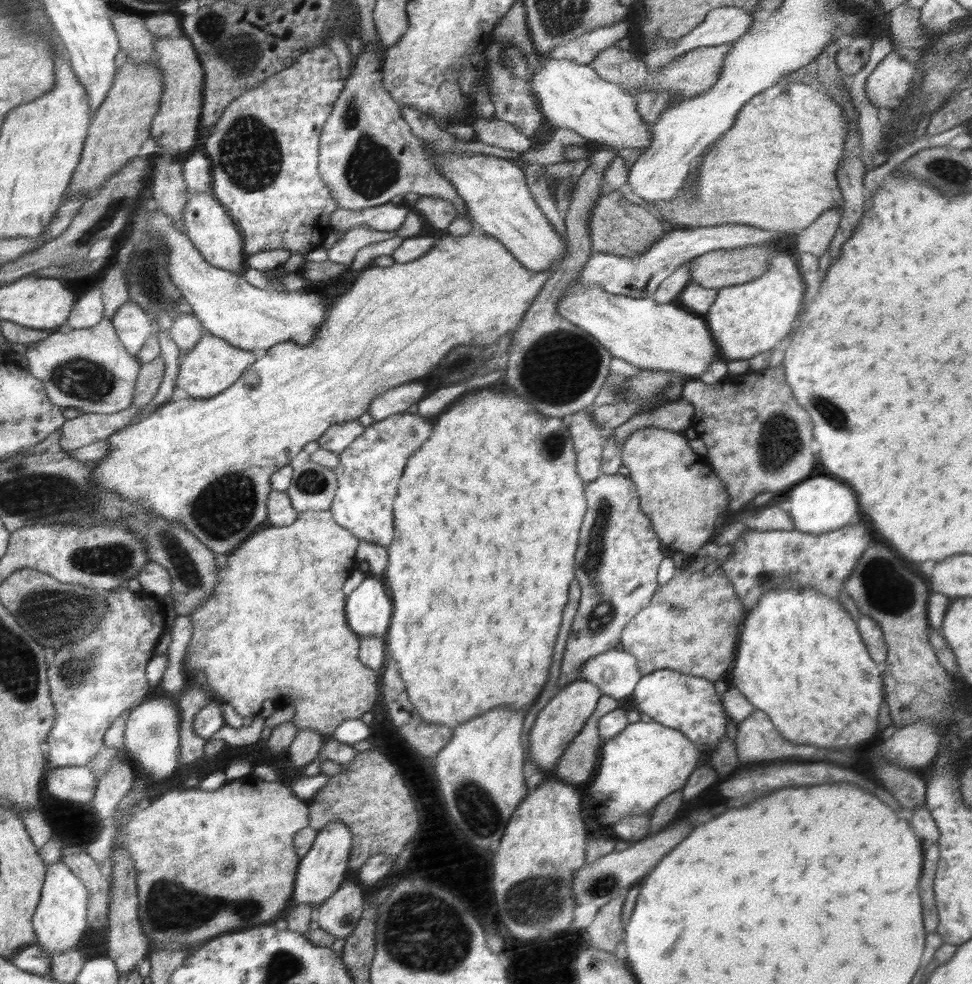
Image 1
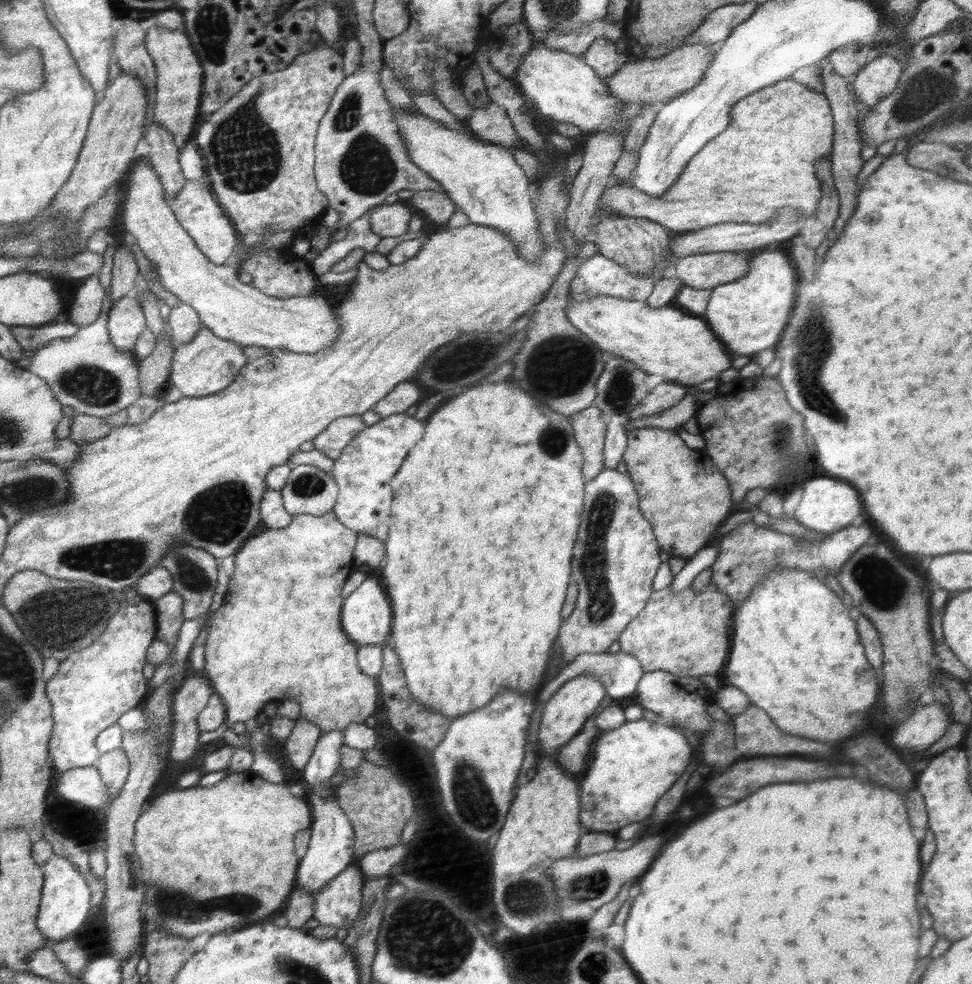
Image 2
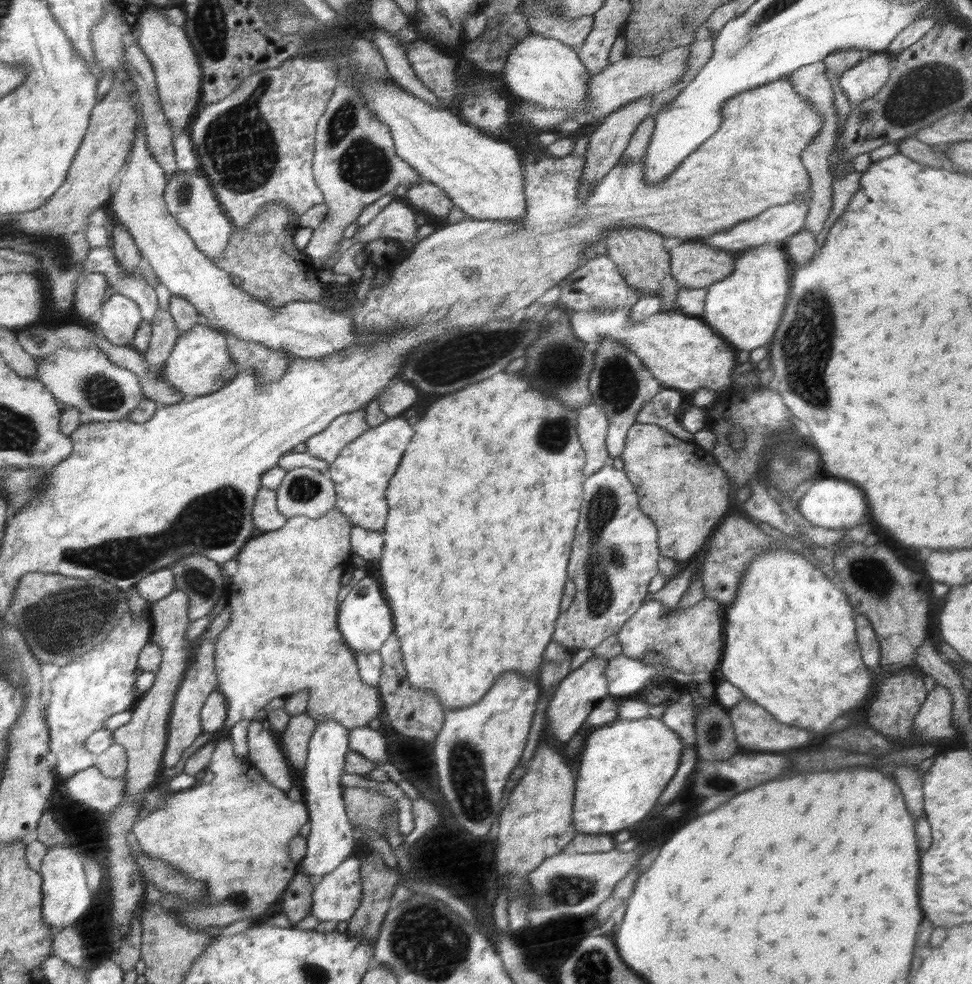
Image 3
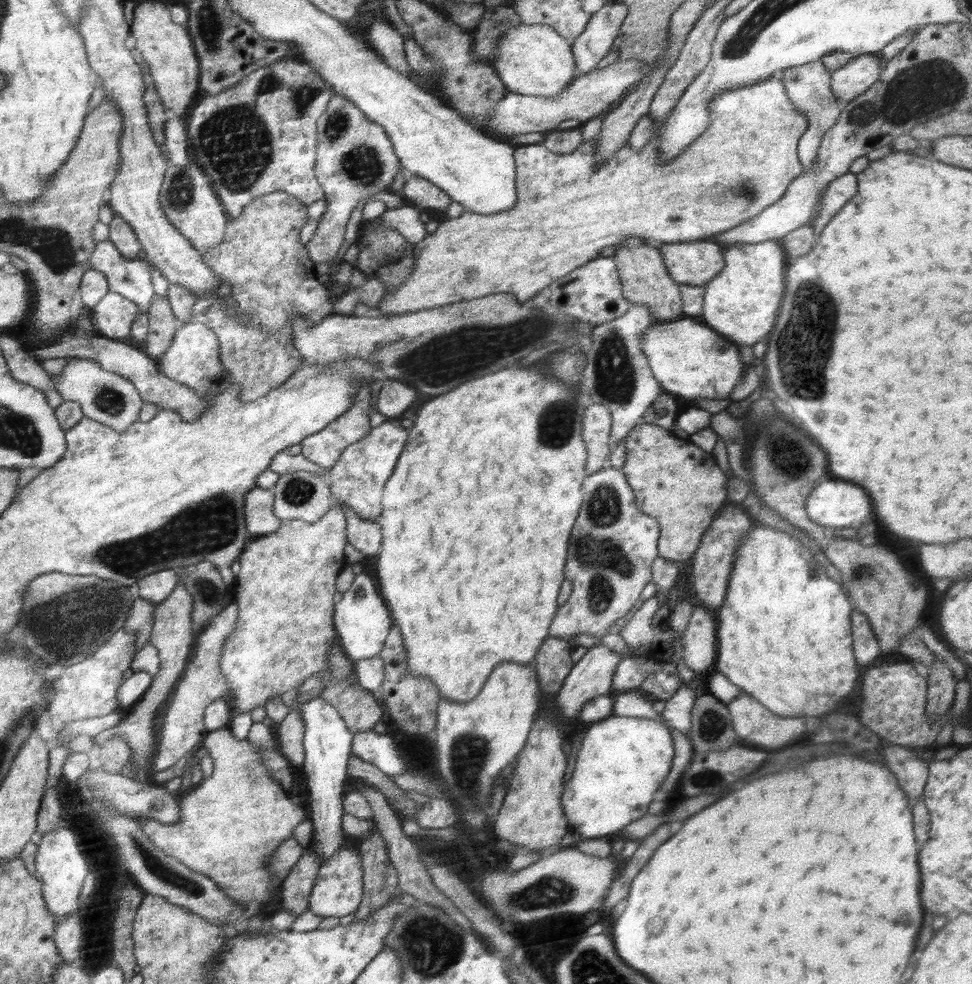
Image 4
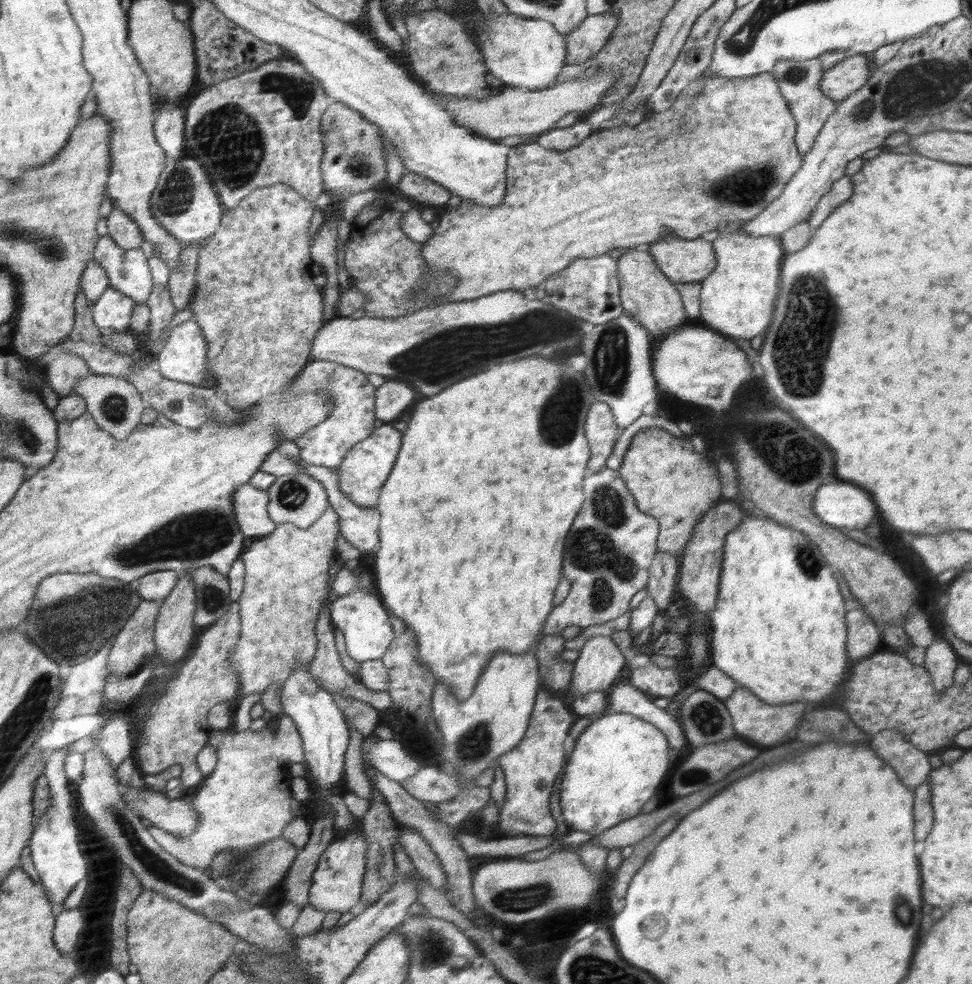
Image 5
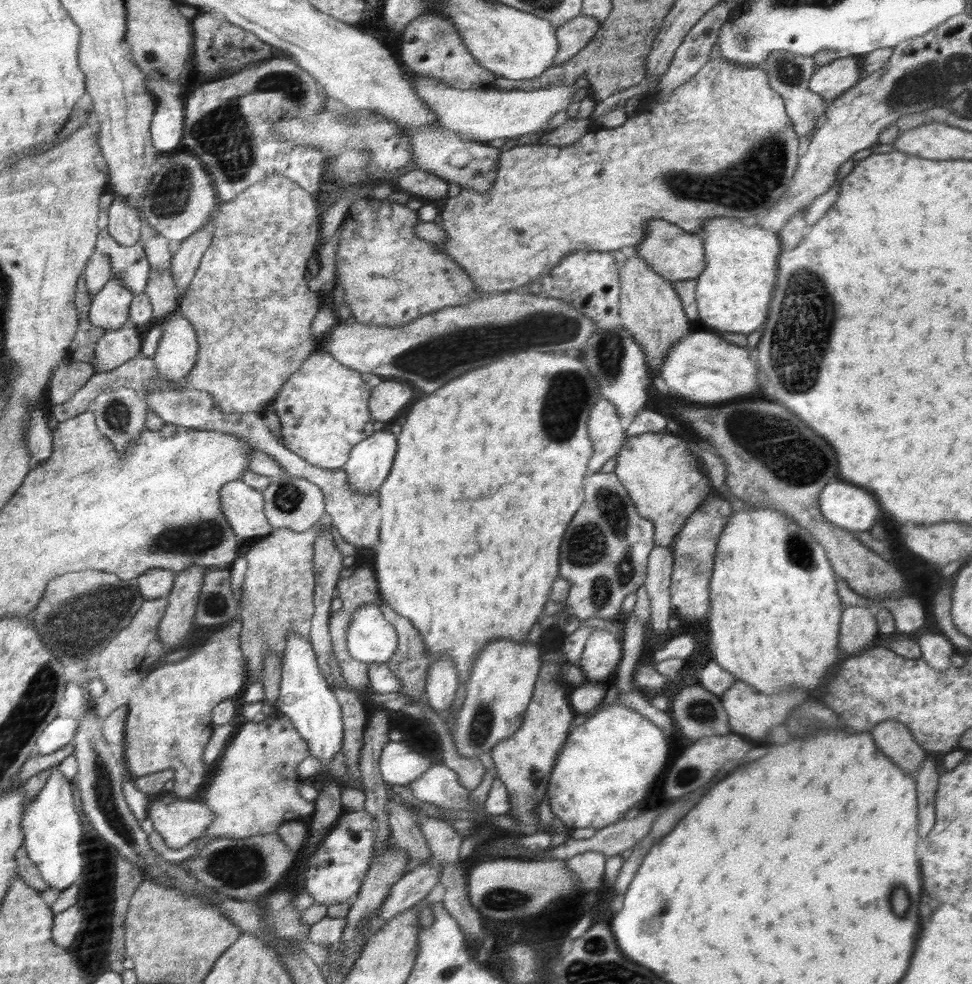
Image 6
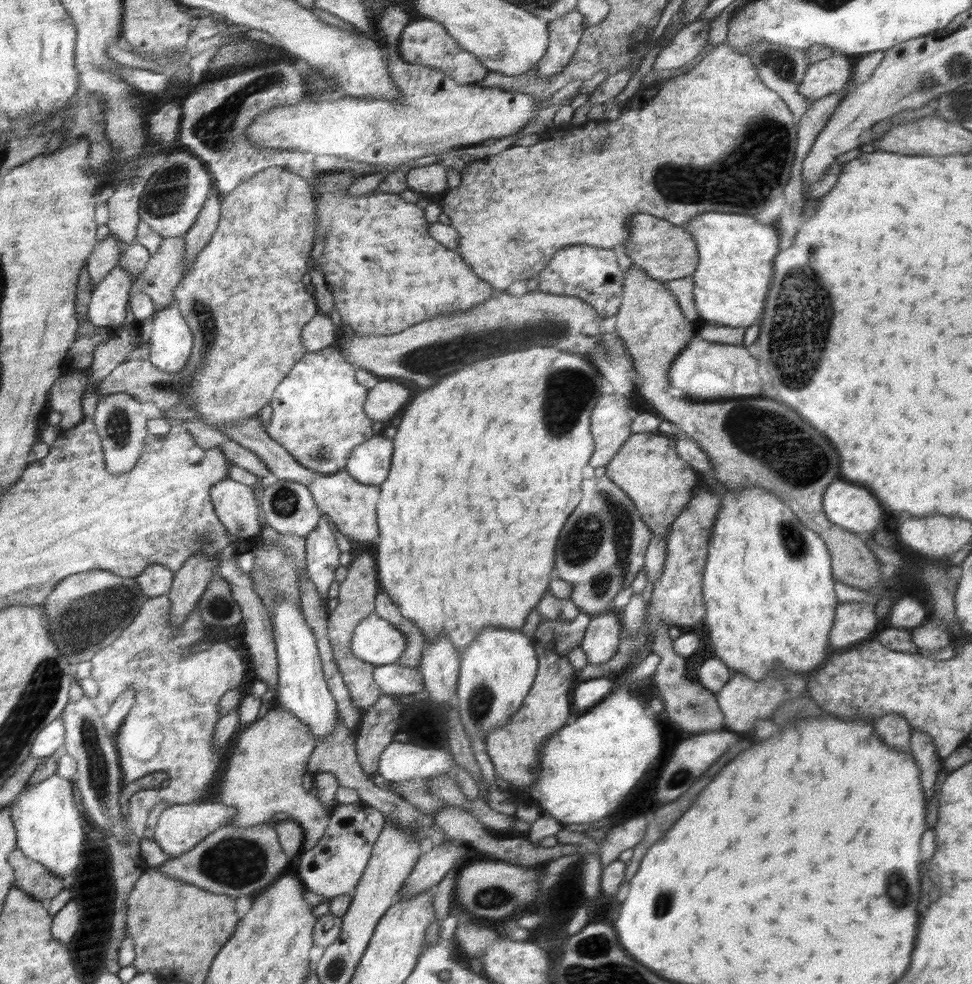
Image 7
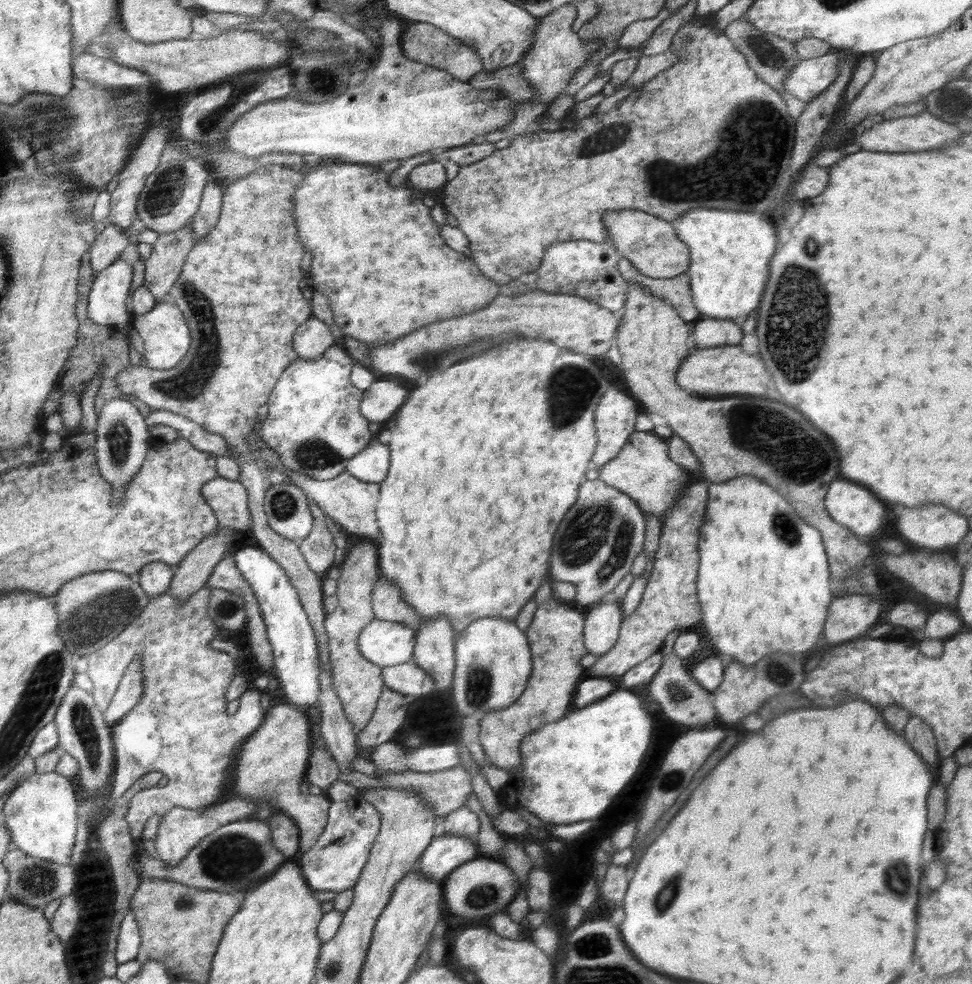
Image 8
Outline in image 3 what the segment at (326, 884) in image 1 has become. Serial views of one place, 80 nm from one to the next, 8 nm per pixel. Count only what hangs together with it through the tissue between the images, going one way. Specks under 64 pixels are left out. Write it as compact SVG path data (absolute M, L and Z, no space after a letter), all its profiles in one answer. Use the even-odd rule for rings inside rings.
M322 719L316 722L314 732L309 738L307 762L301 766L305 772L305 803L311 811L311 834L307 836L307 851L301 862L301 871L315 881L334 871L354 852L354 846L358 842L345 811L344 787L340 785L348 751L349 730L340 721Z

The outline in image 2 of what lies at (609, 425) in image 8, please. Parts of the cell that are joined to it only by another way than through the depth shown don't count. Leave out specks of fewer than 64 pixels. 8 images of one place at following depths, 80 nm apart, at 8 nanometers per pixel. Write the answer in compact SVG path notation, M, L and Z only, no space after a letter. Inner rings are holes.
M593 404L575 412L571 416L574 436L583 456L582 476L592 481L604 466L604 441L607 431L607 418Z

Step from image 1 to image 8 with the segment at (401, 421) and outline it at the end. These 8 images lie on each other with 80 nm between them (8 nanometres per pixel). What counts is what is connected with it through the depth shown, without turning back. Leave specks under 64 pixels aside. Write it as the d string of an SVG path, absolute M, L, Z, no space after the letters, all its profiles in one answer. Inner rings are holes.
M374 439L347 462L345 471L358 481L380 484L386 479L389 460L389 446Z

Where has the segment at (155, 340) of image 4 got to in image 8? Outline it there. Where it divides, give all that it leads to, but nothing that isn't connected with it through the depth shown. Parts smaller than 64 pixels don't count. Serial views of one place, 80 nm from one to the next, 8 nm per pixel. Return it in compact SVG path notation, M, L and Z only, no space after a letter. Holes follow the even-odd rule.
M191 222L180 231L159 233L153 244L151 255L145 260L144 285L162 303L178 280L187 254L193 247Z

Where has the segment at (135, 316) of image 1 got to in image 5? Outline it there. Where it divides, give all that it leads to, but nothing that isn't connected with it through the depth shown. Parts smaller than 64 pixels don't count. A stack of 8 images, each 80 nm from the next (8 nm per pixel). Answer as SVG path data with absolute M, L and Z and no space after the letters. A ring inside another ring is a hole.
M109 286L93 303L95 323L104 328L106 334L130 330L130 317L135 305L131 297Z

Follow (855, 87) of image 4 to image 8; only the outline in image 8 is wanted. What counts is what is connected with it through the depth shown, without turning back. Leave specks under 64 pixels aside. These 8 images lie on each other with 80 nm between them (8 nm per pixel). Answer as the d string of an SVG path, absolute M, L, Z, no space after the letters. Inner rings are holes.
M832 52L823 54L820 58L802 60L787 76L783 86L785 92L808 103L834 84L839 75L840 60L842 56Z

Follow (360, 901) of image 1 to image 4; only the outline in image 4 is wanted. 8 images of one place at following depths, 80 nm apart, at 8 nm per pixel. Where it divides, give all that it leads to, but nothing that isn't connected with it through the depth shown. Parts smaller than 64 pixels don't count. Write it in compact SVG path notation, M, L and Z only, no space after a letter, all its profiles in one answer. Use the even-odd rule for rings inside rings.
M343 848L334 859L319 865L319 874L311 892L310 910L322 918L348 916L359 907L363 897L363 868L359 850Z

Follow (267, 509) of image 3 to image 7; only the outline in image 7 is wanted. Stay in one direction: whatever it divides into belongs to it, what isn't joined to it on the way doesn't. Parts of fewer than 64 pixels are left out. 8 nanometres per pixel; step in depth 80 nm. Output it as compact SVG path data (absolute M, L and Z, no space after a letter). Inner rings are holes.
M227 478L212 487L211 498L215 512L224 528L237 540L258 535L262 528L261 502L254 497L254 490Z

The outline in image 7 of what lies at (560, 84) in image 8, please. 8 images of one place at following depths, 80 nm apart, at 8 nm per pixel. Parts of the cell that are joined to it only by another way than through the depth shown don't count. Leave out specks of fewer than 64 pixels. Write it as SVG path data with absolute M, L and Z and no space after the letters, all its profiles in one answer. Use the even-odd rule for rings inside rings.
M576 10L548 23L548 48L534 70L538 77L551 78L570 64L586 28L584 15Z

